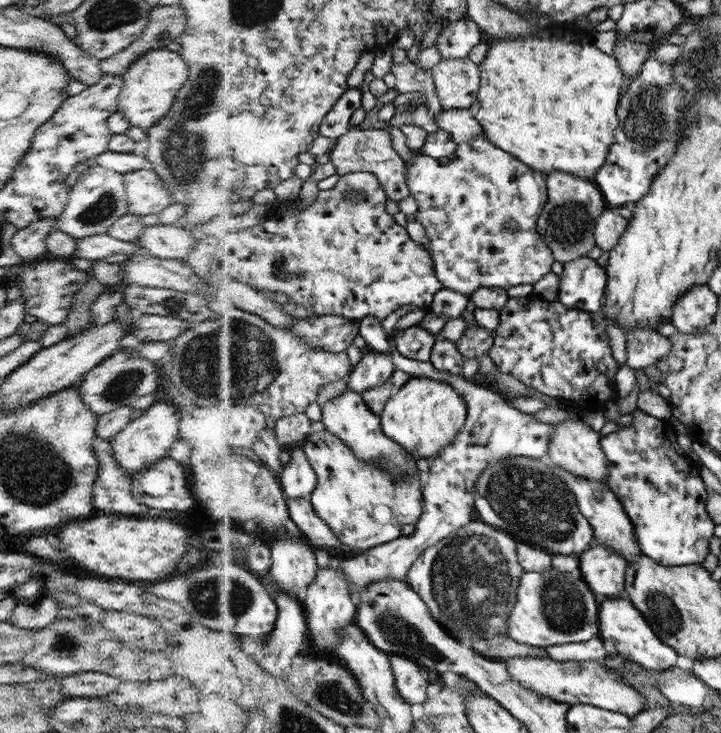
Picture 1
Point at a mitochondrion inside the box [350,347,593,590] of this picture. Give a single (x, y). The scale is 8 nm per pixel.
(518, 492)

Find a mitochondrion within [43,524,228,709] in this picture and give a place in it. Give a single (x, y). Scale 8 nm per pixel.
(64, 643)

